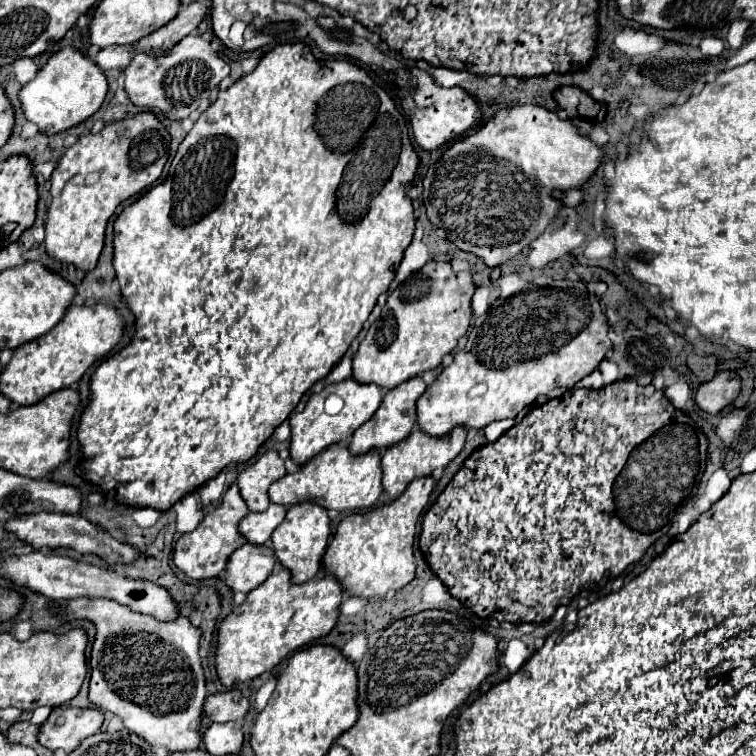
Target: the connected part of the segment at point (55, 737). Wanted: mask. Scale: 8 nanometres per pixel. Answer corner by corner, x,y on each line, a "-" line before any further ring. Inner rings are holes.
57,706
49,714
47,722
41,726
39,742
49,750
63,748
65,752
73,752
85,738
97,734
101,730
101,724
105,720
105,714
99,708
73,708
73,706

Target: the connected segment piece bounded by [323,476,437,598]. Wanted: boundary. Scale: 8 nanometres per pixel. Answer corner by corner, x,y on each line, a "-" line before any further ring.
433,476
413,480
407,490
389,504
371,508
367,512
357,512
345,516
323,558
323,566
337,576
341,586
363,598
385,596
389,590
403,588
415,576
415,558
413,558
413,540
417,520
435,488
437,480

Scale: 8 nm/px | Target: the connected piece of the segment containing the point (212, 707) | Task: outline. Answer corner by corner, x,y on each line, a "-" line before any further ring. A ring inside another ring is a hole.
239,690
219,692
213,696
207,696
205,700
205,714
213,722
229,722
229,720
241,722
245,720
249,708
251,708
249,696

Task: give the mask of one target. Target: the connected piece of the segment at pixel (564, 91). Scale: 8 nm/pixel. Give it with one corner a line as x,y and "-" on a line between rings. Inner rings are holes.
563,86
555,92
555,100
559,104
559,108
567,110
569,118
577,118
577,104
581,100
581,88
575,88
575,86

